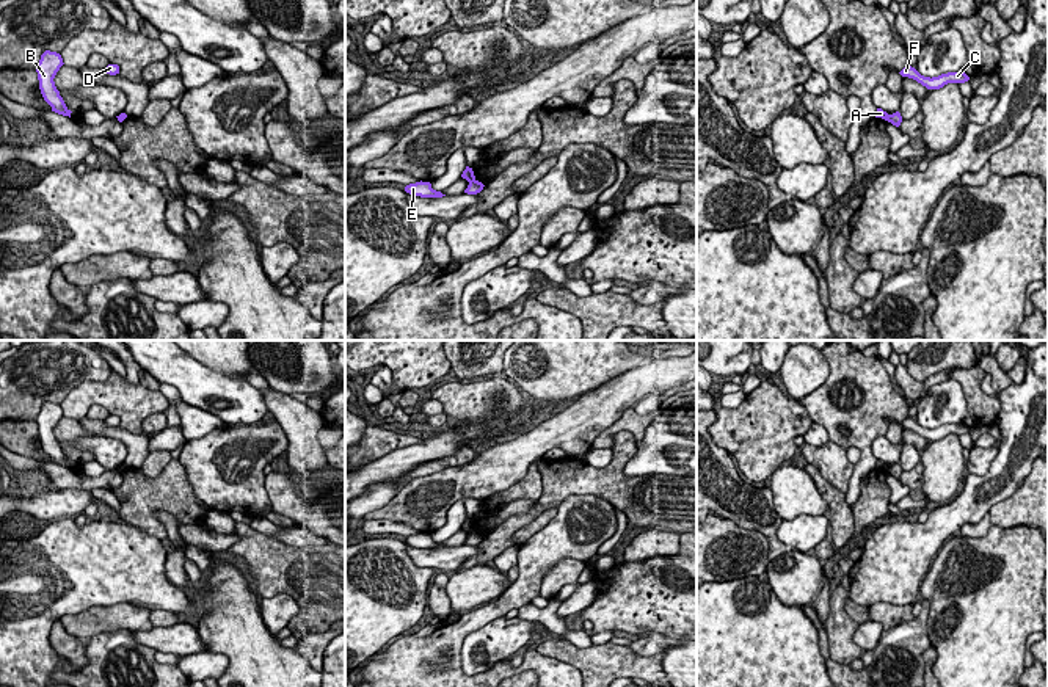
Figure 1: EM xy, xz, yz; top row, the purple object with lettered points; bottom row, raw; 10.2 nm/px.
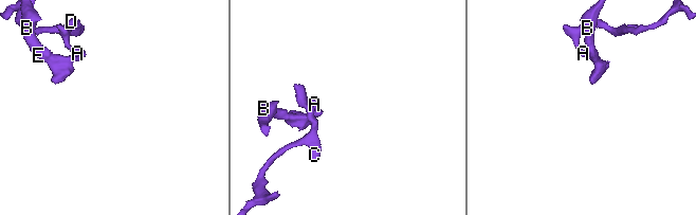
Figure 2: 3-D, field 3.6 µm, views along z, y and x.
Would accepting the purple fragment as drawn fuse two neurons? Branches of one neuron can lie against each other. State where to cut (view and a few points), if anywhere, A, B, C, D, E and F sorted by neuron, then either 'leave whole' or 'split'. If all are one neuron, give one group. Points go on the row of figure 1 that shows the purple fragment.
cut xz (474, 179), (469, 182); groups A C D F / B E; split

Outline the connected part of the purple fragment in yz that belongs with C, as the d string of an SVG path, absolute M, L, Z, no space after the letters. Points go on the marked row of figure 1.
M907 66L899 72L902 77L908 77L926 86L927 89L940 89L948 83L965 83L970 77L965 72L948 72L938 77L924 77L915 67Z

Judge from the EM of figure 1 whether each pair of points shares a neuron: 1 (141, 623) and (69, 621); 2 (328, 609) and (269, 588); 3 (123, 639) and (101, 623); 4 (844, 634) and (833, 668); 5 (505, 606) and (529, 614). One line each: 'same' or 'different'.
1: same
2: same
3: different
4: different
5: different

